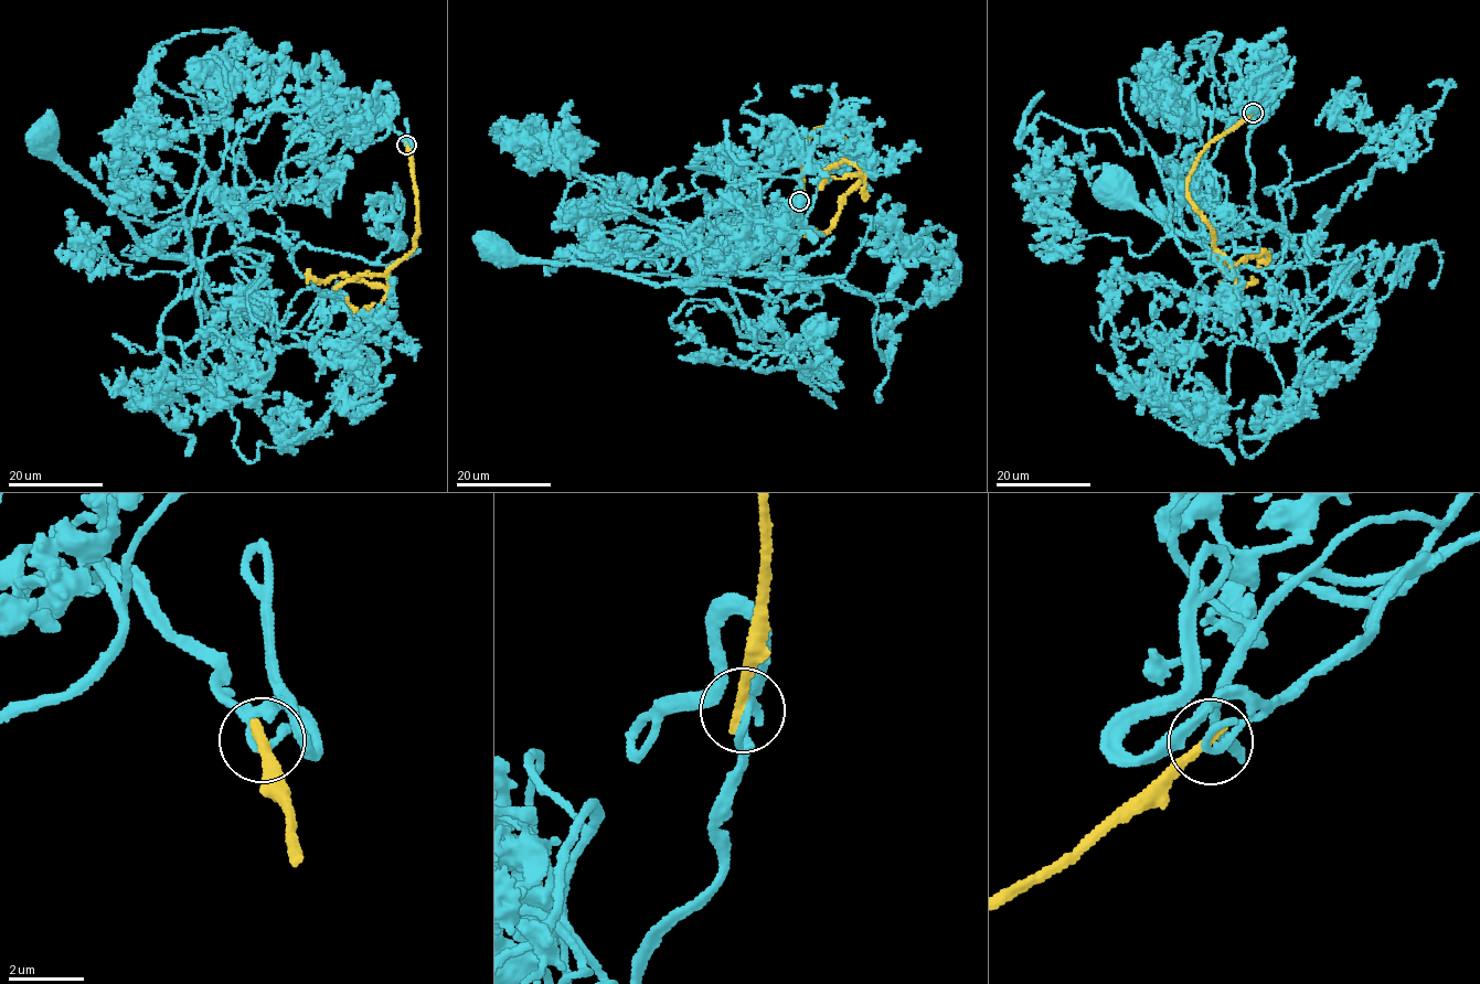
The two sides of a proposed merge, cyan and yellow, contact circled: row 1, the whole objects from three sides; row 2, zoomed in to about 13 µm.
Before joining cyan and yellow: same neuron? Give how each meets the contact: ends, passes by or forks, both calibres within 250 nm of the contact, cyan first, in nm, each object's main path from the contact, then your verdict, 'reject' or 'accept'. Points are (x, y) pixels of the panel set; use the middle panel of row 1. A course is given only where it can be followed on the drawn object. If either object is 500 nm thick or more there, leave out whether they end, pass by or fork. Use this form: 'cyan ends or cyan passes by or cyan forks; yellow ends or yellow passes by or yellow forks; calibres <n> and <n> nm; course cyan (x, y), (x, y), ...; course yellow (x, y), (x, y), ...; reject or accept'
cyan passes by; yellow ends; calibres 140 and 300 nm; course cyan (800, 200), (785, 236), (773, 230), (749, 258), (719, 250), (740, 253), (691, 278), (532, 263), (487, 243); course yellow (799, 201), (804, 146), (827, 126), (861, 173), (833, 224), (806, 236); reject

